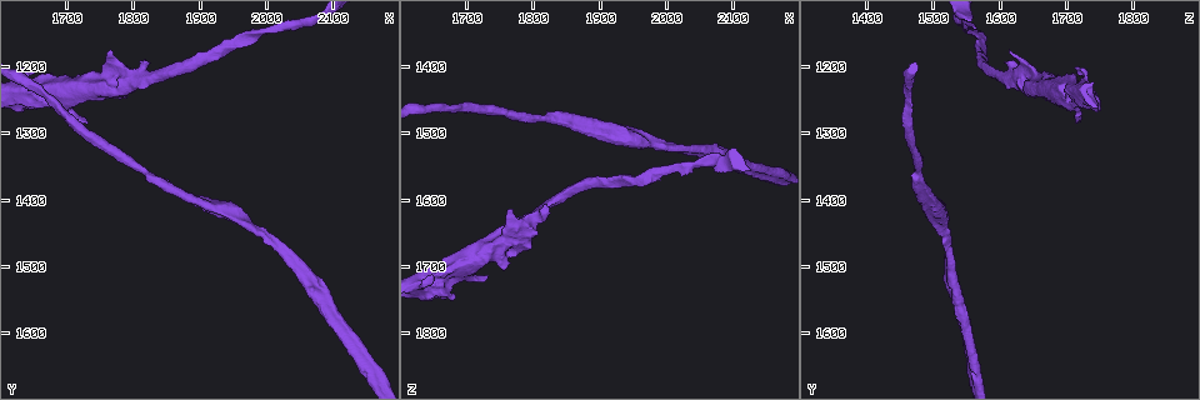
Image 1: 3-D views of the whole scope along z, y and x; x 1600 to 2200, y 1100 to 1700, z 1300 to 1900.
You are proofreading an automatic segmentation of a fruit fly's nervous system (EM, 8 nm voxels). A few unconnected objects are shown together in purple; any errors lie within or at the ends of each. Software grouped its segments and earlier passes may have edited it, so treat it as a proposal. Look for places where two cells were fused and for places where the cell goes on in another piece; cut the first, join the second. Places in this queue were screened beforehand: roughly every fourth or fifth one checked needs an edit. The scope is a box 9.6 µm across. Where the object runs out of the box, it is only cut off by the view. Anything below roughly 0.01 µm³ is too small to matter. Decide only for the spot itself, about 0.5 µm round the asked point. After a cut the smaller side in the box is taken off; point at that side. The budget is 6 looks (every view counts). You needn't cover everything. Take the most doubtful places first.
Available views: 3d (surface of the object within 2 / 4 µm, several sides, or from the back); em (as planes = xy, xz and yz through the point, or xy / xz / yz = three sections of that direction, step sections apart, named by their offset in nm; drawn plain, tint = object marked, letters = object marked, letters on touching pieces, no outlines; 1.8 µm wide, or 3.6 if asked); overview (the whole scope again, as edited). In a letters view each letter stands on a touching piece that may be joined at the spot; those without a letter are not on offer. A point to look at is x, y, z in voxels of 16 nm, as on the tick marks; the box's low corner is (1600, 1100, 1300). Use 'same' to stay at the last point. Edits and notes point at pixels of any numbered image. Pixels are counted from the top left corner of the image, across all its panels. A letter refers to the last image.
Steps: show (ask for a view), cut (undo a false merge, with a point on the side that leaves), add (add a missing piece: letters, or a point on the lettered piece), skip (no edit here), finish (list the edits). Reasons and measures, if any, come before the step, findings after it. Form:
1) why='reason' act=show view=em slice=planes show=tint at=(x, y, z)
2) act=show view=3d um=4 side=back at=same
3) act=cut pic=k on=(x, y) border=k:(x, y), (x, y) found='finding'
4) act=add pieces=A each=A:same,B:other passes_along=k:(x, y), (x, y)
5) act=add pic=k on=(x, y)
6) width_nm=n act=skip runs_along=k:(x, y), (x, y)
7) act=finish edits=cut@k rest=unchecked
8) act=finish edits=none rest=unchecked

act=show view=em slice=planes show=letters at=(1645, 1205, 1710)

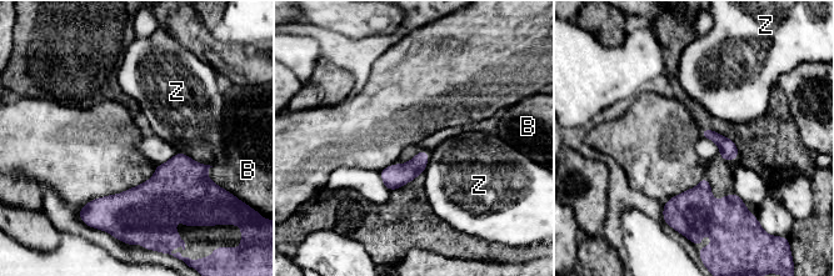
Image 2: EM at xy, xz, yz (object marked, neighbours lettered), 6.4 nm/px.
longest_contact=Z:240nm act=skip each=B:other,Z:other runs_along=2:(203, 167), (150, 199), (95, 204) found='no lettered piece goes on from it'

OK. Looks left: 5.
why='thick end' act=show view=3d um=2 at=(1815, 1195, 1605)

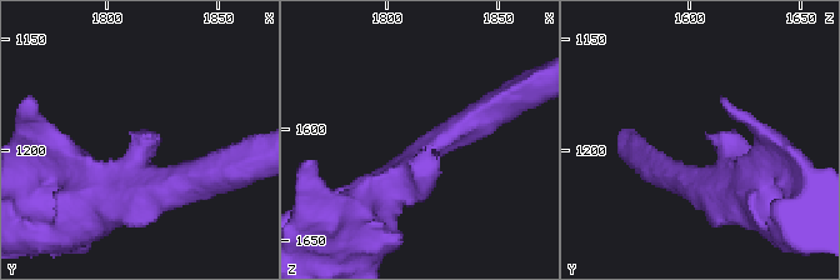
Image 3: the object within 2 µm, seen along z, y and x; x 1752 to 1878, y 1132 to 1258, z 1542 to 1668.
why='shape alone is not enough' act=show view=em um=3.6 slice=planes show=letters at=(1820, 1191, 1608)

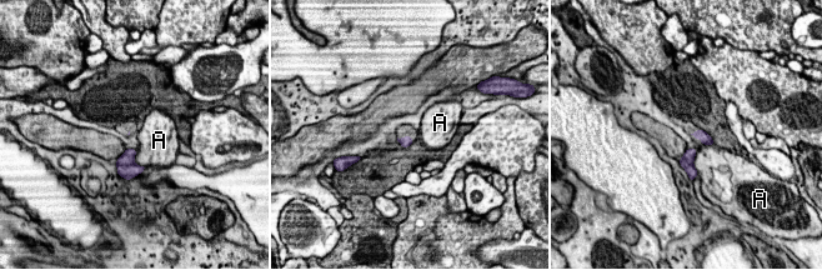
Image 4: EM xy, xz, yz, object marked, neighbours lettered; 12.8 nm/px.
act=skip each=A:other found='none of them fits'

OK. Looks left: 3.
why='calibre changes' act=show view=em slice=xz step=4 show=letters at=(1960, 1430, 1515)

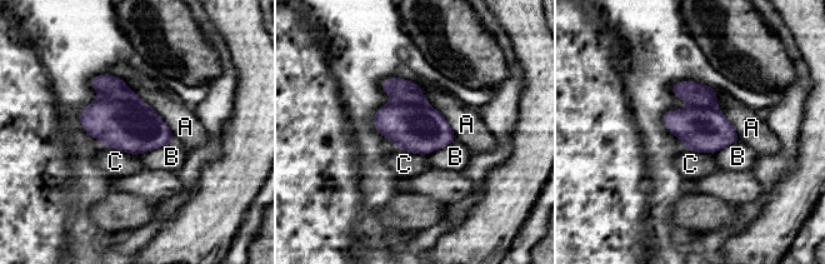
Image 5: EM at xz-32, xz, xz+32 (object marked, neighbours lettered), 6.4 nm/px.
width_nm=320 act=cut pic=5 on=(109, 85) each=A:other,B:other,C:other border=5:(100, 93), (113, 98), (139, 100) found='a second cell is stuck on'

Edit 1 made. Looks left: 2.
act=finish edits=cut@5 rest=unchecked

